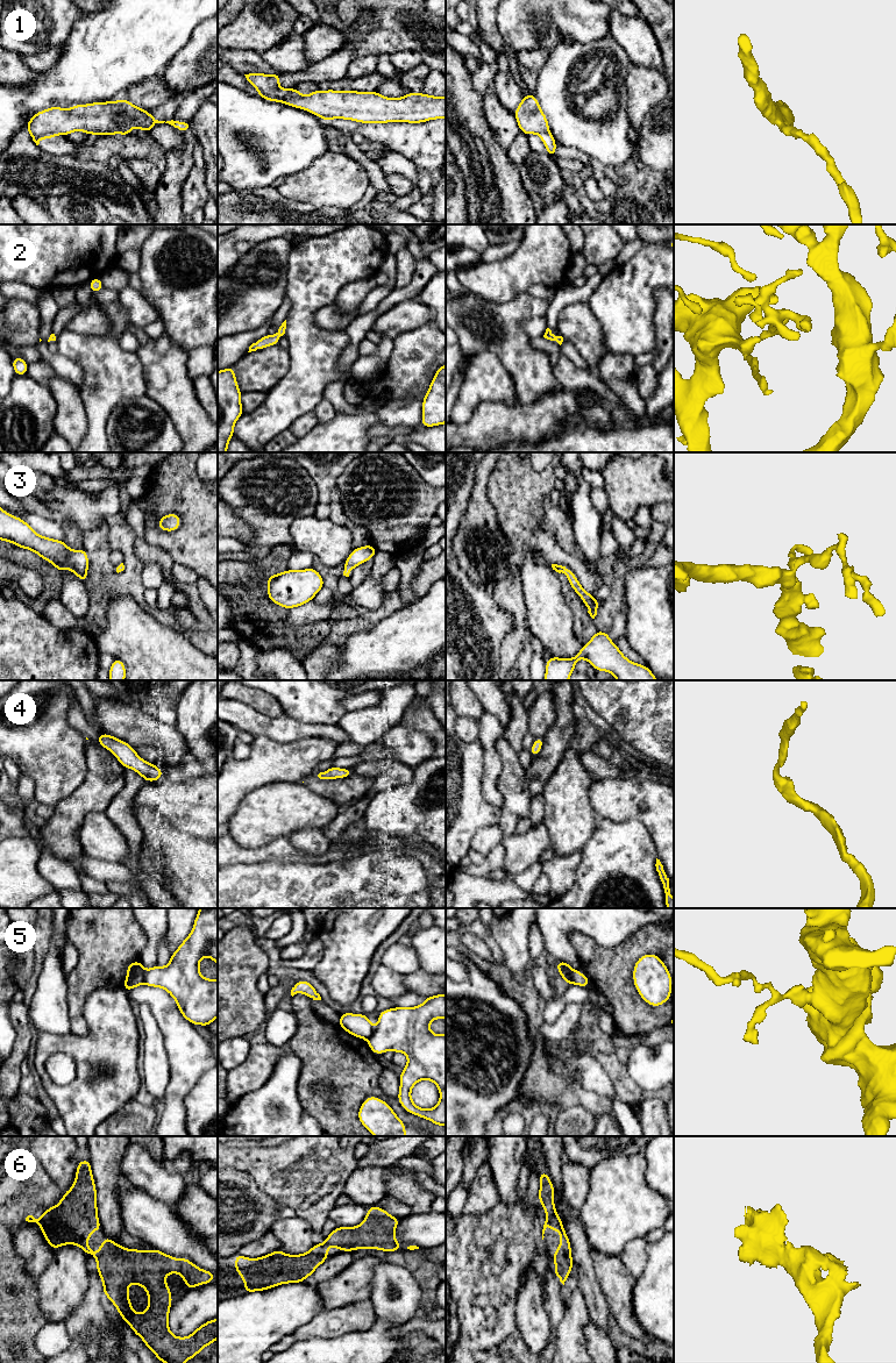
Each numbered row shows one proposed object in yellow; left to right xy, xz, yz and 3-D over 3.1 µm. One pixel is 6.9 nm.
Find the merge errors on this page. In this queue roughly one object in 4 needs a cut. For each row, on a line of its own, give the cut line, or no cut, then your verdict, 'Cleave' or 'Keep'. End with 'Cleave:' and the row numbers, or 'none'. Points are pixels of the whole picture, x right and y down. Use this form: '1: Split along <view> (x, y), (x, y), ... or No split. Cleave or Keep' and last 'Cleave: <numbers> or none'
1: Split along xz (258, 93), (278, 91), (282, 101). Cleave
2: No split. Keep
3: No split. Keep
4: No split. Keep
5: Split along xy (146, 970), (143, 983). Cleave
6: No split. Keep
Cleave: 1, 5

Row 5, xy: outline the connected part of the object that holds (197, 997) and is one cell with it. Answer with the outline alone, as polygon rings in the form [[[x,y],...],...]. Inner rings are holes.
[[[199,908],[192,932],[171,955],[169,964],[164,968],[156,964],[145,970],[143,982],[169,992],[189,1022],[207,1027],[218,1018],[218,978],[207,979],[200,975],[199,963],[205,956],[218,965],[218,908]]]

